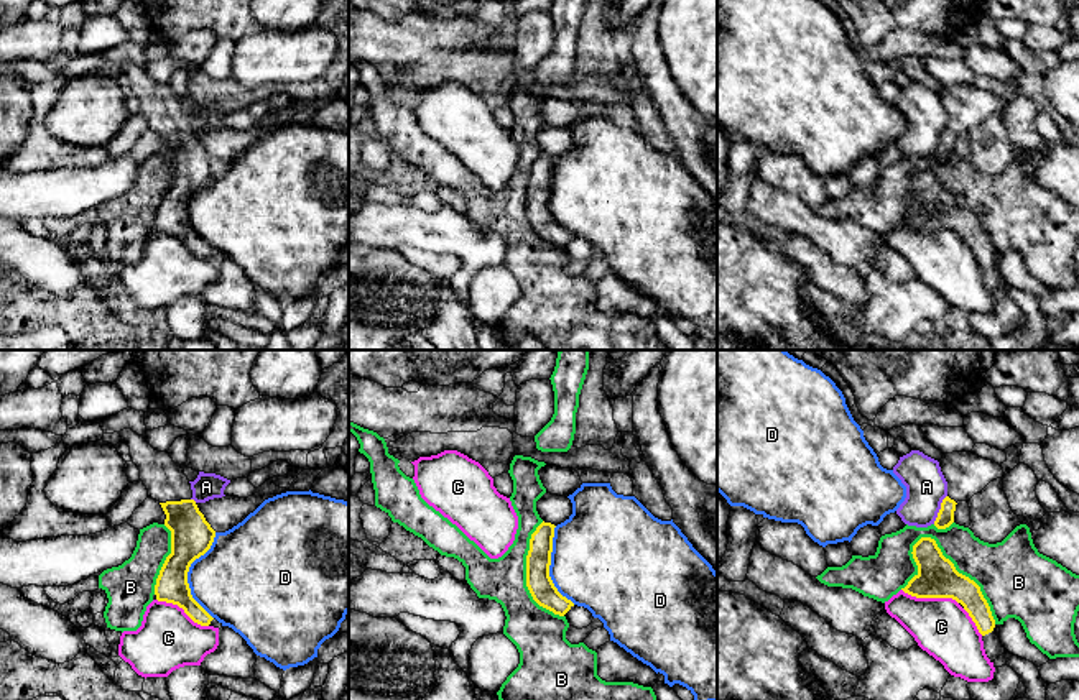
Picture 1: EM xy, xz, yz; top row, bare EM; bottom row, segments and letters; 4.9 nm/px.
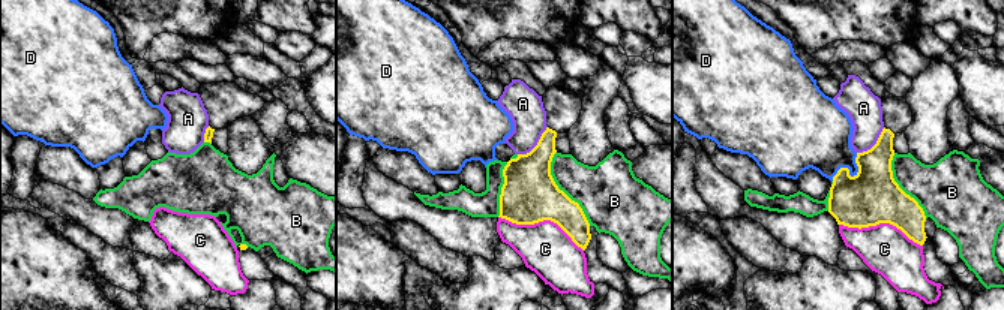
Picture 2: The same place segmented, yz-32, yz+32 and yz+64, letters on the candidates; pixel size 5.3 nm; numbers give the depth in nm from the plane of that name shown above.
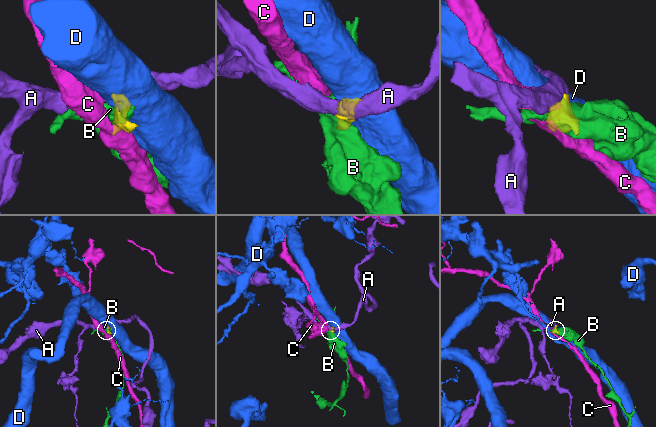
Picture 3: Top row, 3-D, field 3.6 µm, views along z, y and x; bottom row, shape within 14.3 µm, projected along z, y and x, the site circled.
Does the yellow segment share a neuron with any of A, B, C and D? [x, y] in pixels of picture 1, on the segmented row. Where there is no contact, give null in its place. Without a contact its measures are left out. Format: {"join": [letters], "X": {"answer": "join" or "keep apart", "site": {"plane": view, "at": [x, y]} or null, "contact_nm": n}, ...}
{"join": [], "A": {"answer": "keep apart", "site": {"plane": "yz", "at": [940, 510]}, "contact_nm": 160}, "B": {"answer": "keep apart", "site": {"plane": "yz", "at": [964, 575]}, "contact_nm": 550}, "C": {"answer": "keep apart", "site": {"plane": "yz", "at": [930, 597]}, "contact_nm": 280}, "D": {"answer": "keep apart", "site": {"plane": "xy", "at": [186, 575]}, "contact_nm": 420}}

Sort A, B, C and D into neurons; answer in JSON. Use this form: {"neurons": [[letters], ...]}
{"neurons": [["A"], ["B"], ["C"], ["D"]]}

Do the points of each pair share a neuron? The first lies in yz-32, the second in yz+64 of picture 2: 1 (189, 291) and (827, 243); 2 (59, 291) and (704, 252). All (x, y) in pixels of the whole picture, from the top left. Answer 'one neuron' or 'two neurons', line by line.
1: two neurons
2: one neuron

